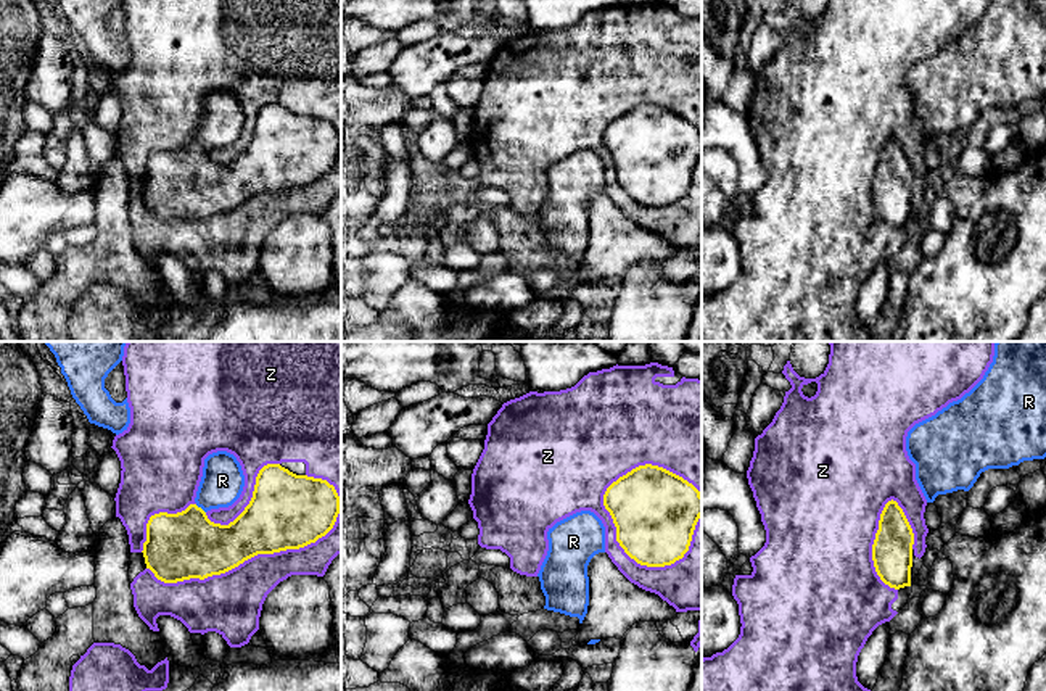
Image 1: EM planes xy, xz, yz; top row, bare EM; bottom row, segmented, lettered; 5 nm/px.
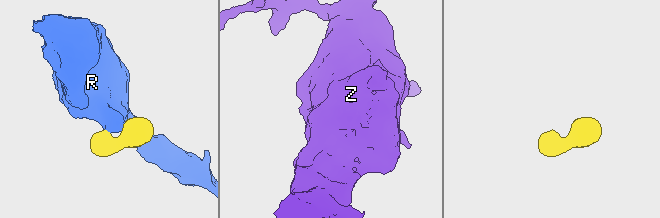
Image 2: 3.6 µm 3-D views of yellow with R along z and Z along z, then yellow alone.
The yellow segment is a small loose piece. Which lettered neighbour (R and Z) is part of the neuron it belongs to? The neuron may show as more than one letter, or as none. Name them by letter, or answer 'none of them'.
R

